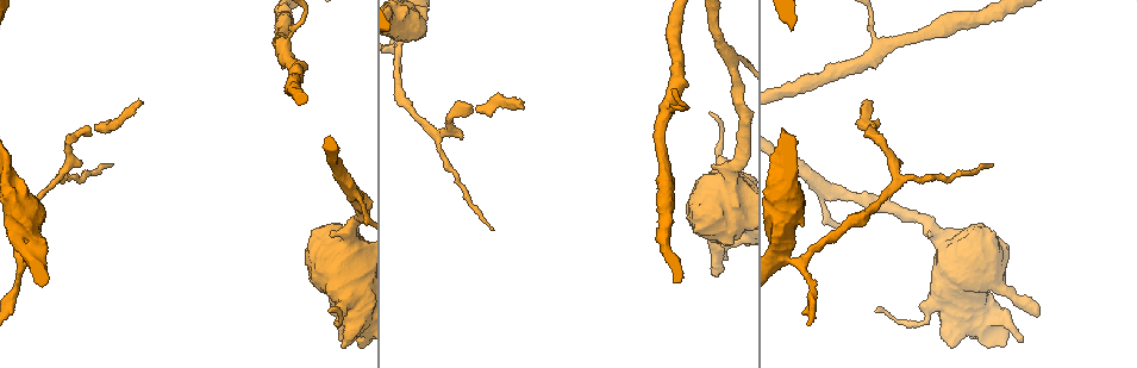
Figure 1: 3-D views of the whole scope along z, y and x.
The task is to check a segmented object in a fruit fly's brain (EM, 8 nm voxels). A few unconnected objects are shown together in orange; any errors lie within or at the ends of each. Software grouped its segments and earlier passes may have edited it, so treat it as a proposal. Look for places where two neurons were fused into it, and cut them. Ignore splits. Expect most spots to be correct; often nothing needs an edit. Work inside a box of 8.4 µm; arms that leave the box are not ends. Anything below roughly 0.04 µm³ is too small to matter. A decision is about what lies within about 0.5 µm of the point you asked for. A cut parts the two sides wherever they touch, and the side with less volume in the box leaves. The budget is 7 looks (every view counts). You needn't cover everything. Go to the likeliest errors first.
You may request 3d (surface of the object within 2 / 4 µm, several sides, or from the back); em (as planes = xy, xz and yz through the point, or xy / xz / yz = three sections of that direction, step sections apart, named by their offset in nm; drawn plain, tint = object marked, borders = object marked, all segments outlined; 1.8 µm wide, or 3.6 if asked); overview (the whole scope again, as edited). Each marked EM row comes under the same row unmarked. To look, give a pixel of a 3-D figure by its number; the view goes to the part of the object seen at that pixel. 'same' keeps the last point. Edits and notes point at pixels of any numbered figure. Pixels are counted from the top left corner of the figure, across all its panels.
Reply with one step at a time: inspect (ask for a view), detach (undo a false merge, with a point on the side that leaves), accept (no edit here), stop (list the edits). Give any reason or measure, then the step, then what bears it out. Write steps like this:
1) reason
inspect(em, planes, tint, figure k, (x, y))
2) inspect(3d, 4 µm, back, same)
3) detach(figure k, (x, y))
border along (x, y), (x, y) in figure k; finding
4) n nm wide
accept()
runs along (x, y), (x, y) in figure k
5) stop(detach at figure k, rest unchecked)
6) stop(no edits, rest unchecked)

sharp bend
inspect(em, planes, tint, figure 1, (825, 192))

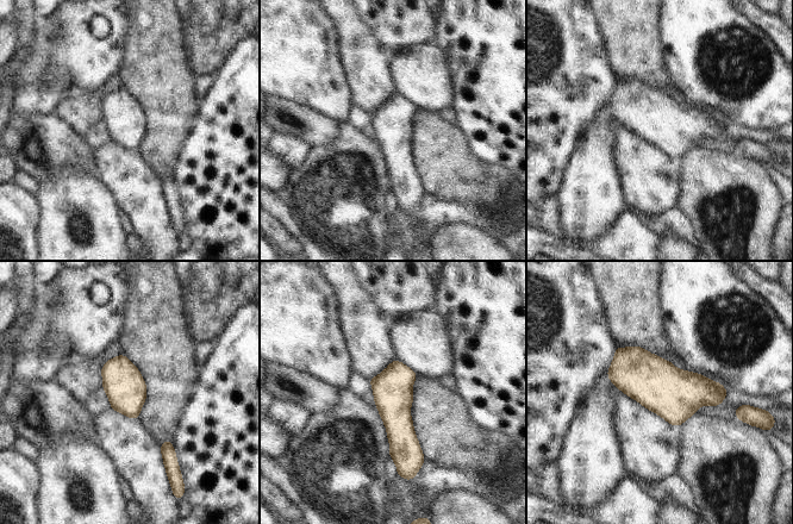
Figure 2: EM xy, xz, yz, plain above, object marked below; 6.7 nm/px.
accept()
all the same neuron

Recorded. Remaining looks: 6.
two arms in line, one across
inspect(em, planes, tint, figure 1, (29, 254))

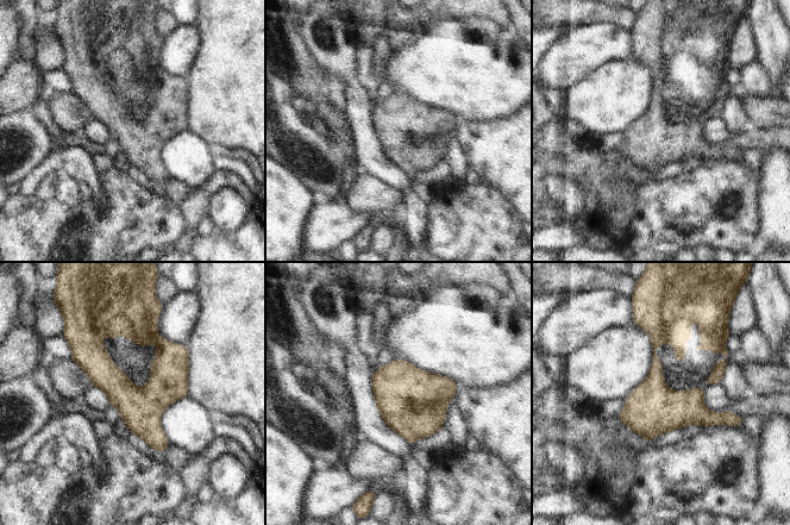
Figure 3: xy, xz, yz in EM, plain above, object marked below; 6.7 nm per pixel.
accept()
runs along (126, 324), (163, 347), (162, 448) in figure 3; continuous, no second neuron

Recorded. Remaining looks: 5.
sharp bend
inspect(em, planes, tint, figure 1, (449, 116))

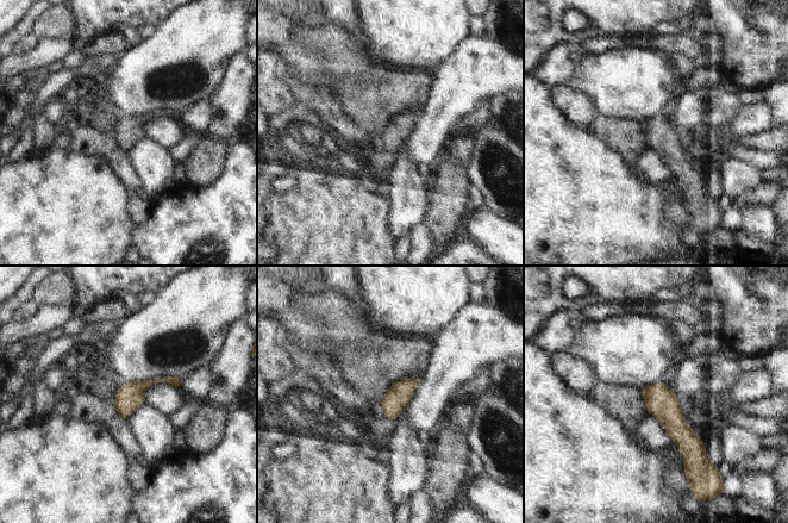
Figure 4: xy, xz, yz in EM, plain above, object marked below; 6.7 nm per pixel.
accept()
runs along (644, 390), (670, 416), (694, 460) in figure 4; all the same neuron

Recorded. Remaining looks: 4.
stop(no edits, rest unchecked)

